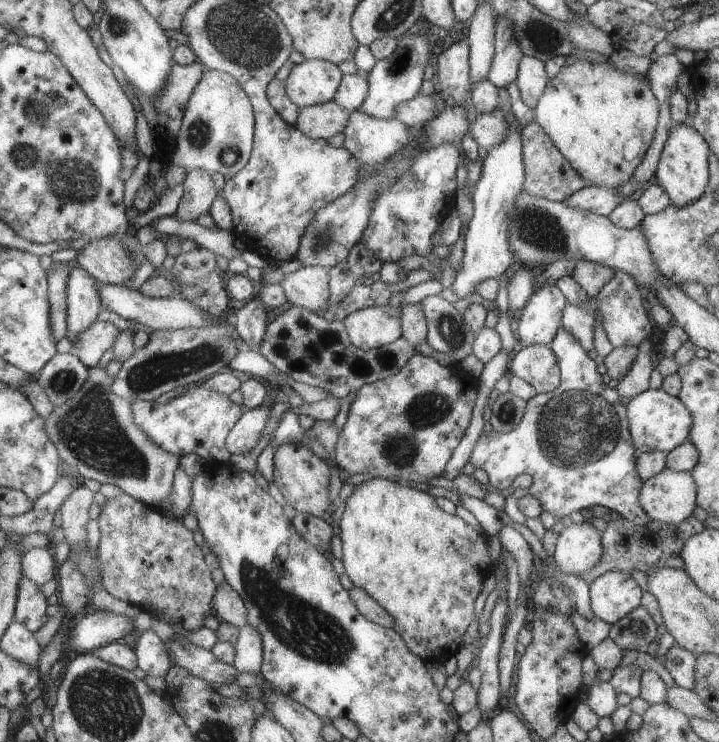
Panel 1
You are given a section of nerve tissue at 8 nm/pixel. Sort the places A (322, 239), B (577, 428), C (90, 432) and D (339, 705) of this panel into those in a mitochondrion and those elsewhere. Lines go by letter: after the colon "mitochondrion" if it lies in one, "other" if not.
A: mitochondrion
B: mitochondrion
C: mitochondrion
D: other

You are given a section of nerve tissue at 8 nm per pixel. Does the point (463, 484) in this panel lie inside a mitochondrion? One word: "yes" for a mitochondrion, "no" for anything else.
no

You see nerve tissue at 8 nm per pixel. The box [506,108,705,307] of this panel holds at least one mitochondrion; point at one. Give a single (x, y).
(540, 229)

